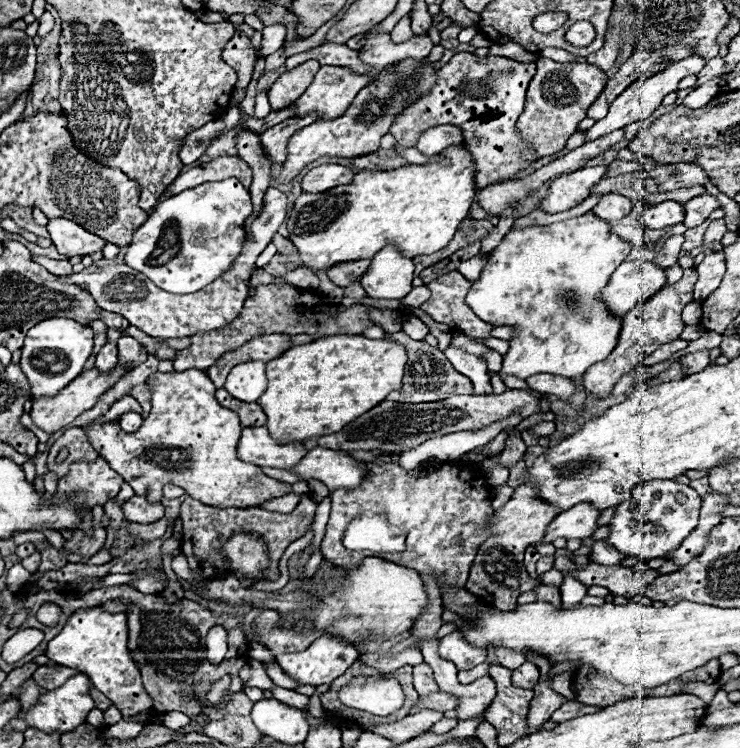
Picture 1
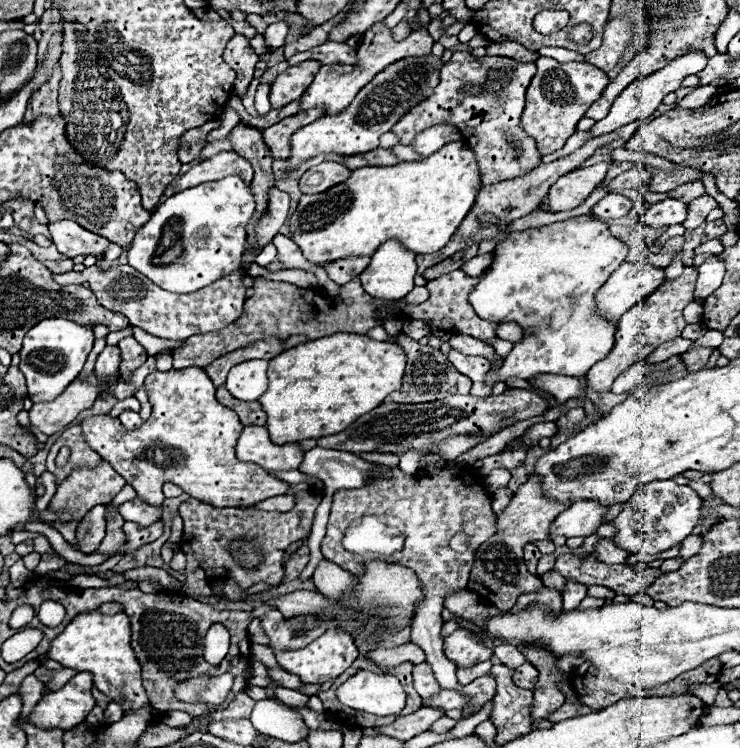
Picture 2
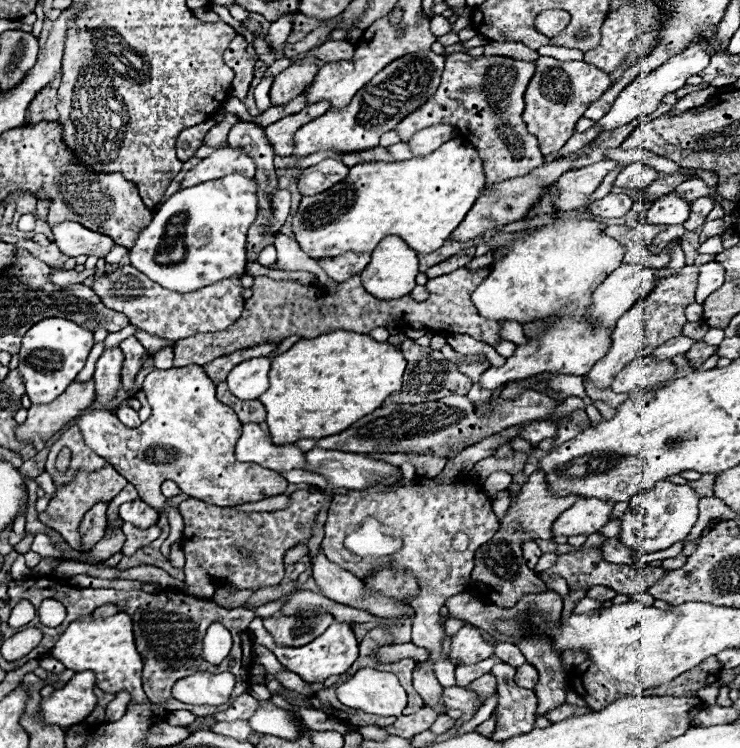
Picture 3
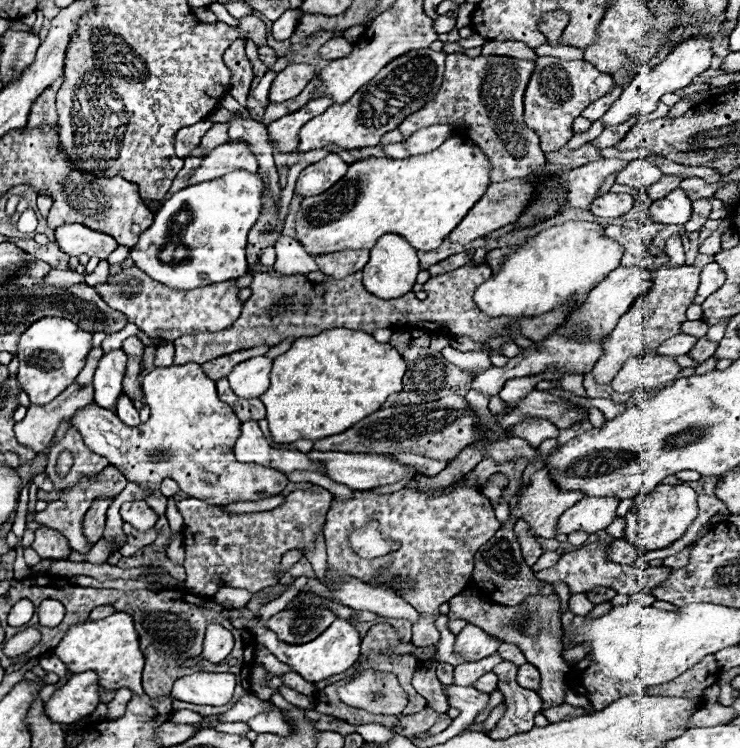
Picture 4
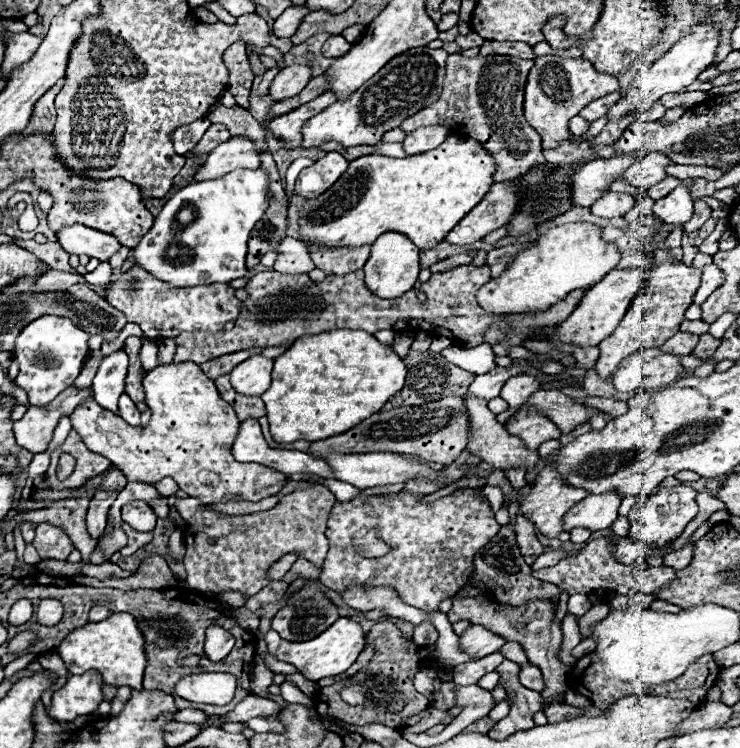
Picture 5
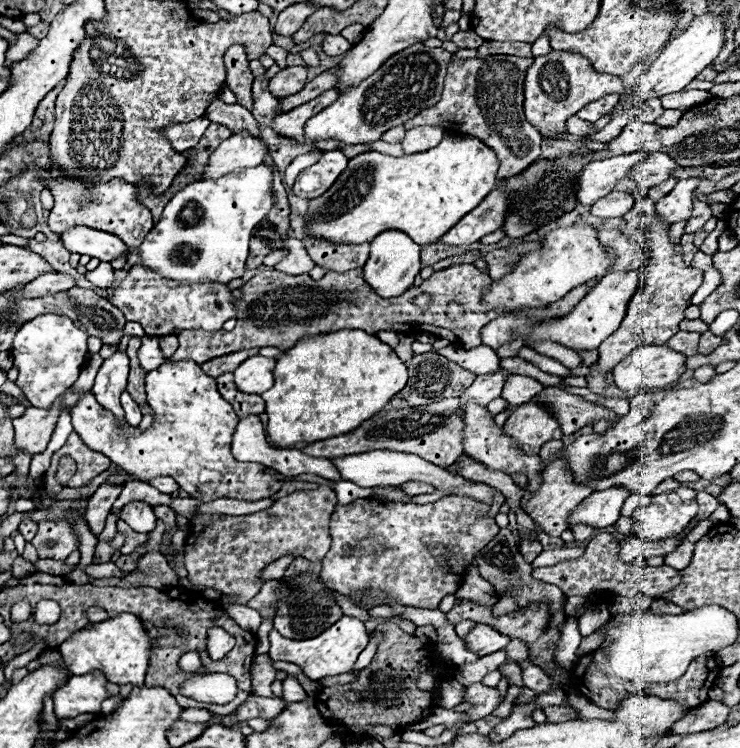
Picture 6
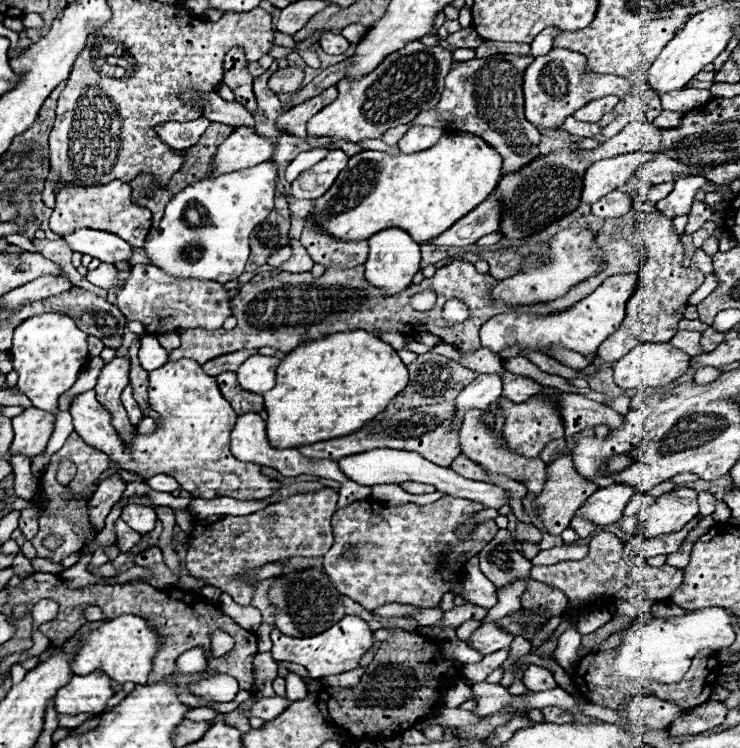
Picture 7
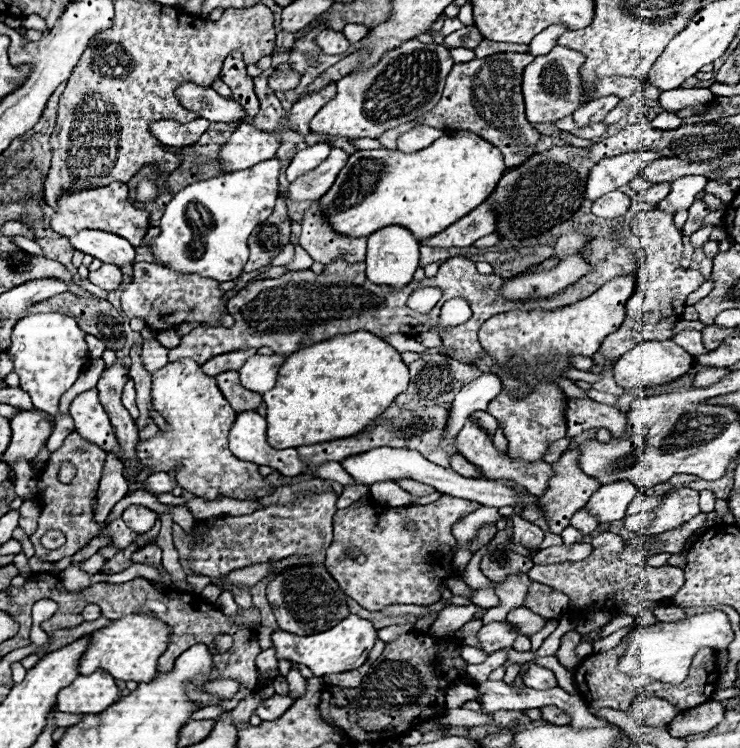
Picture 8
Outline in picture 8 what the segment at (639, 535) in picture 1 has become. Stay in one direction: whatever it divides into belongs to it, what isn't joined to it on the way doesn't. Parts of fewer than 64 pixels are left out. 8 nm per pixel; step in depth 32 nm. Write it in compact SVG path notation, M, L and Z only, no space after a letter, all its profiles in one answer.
M680 488L676 492L664 494L662 502L648 512L652 512L652 522L646 528L646 534L656 536L656 534L662 534L662 532L680 528L690 518L700 514L698 492L692 490L692 488Z

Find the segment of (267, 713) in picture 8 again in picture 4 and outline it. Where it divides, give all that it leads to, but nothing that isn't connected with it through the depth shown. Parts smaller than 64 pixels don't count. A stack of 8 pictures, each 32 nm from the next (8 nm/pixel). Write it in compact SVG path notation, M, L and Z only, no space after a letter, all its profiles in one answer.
M244 694L226 714L218 714L220 722L246 722L258 712L264 712L270 708L270 702L264 702L252 694Z

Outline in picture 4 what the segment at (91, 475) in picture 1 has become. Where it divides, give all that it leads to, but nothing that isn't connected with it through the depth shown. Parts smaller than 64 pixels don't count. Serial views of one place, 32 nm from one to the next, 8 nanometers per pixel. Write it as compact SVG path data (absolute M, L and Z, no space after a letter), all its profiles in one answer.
M114 466L104 468L104 472L98 472L96 476L82 476L78 484L74 484L66 490L60 490L60 498L52 500L44 512L36 512L34 520L40 524L48 524L48 528L56 528L58 532L62 532L68 538L68 544L72 550L88 552L90 548L82 546L82 518L84 518L86 510L90 508L90 504L86 504L86 502L98 500L100 496L116 496L122 492L122 488L126 484L128 484L128 480Z

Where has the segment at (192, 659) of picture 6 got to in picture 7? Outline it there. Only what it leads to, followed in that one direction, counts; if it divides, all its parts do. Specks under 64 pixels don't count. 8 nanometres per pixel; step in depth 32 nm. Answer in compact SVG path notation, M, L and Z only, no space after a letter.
M192 648L188 652L184 652L178 662L176 662L178 670L176 676L196 676L200 672L206 670L206 656L202 648Z

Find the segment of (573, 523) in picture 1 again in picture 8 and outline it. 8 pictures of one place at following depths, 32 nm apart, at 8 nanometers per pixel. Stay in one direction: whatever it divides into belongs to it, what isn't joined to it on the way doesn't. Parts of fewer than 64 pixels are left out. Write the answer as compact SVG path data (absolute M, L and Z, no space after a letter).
M626 480L612 482L606 486L600 486L600 490L592 494L592 500L588 500L584 508L592 516L596 516L600 524L614 522L624 518L624 512L636 494L638 490L632 486L632 482L626 482Z

